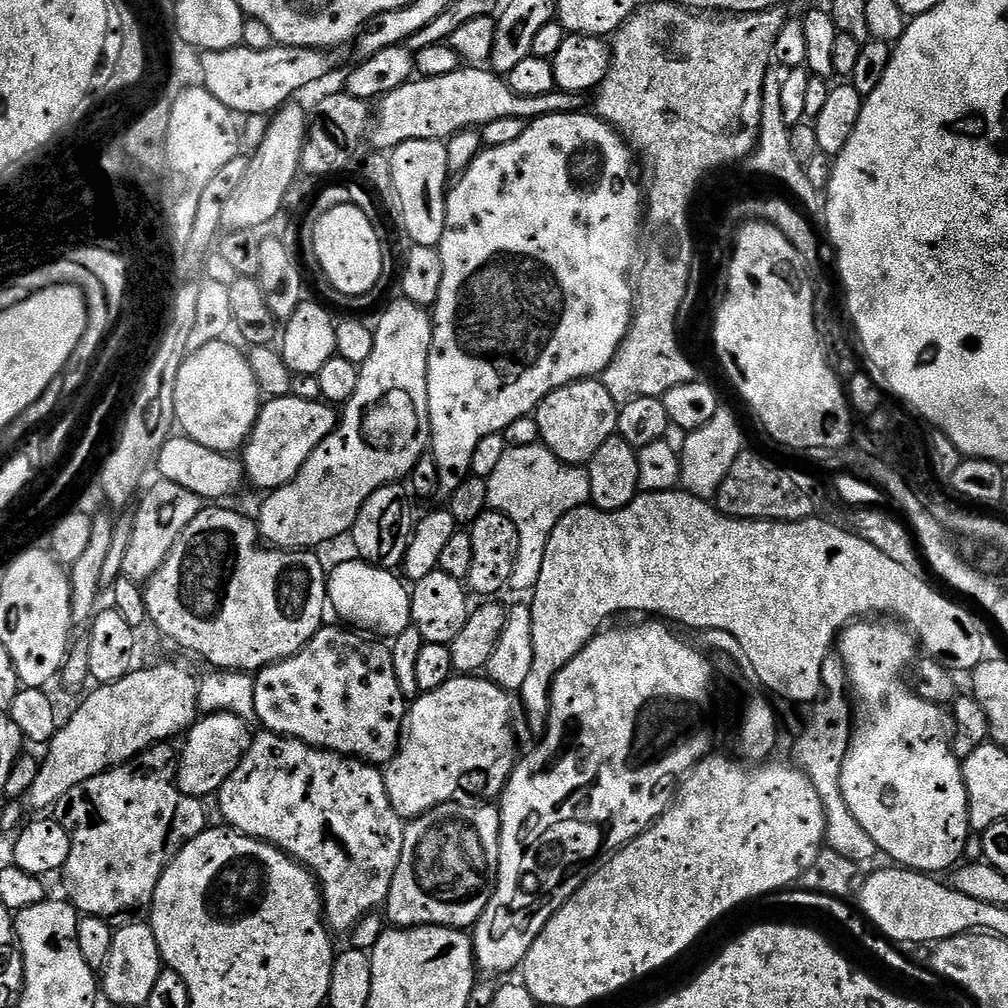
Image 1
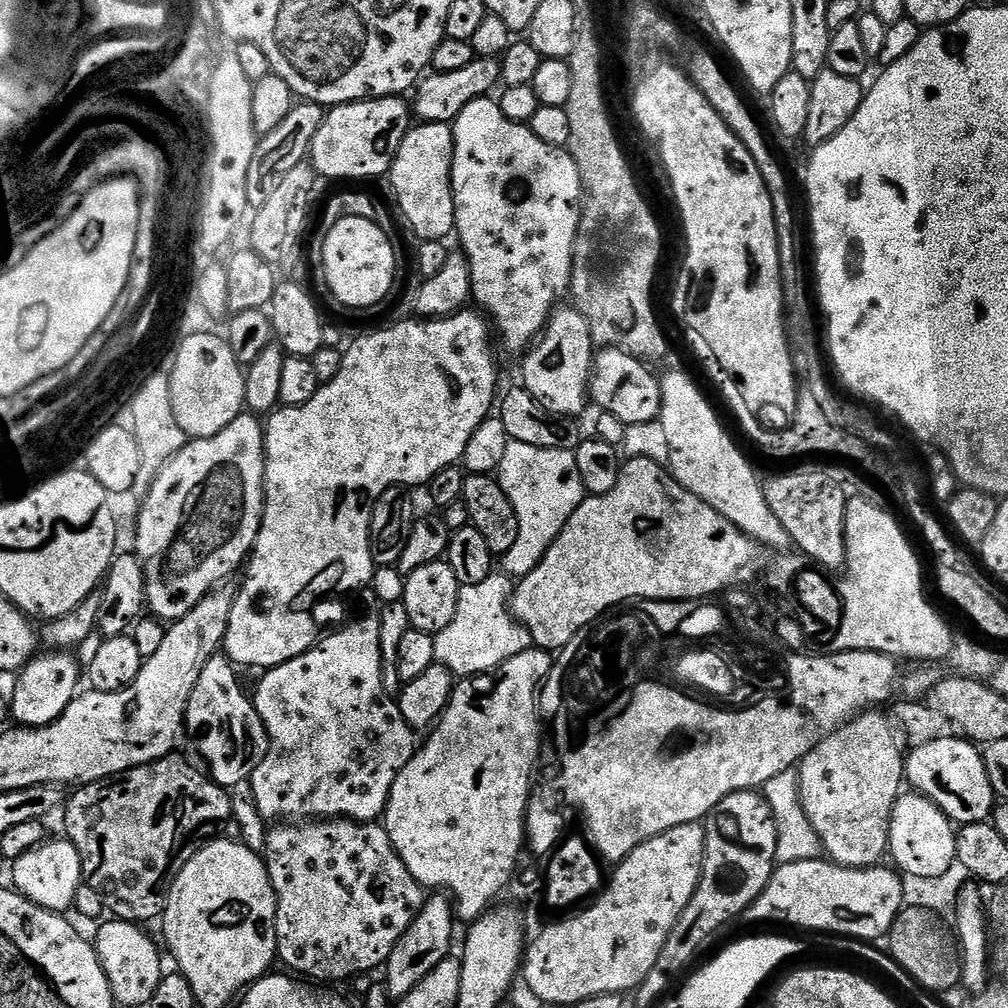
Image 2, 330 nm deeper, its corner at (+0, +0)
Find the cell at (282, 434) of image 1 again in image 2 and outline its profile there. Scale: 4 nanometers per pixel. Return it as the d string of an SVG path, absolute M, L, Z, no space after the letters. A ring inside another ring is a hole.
M241 414L226 426L226 430L218 430L210 438L201 440L189 439L184 445L184 449L170 461L164 469L156 476L154 486L148 491L148 496L139 505L140 517L136 520L136 549L134 555L144 567L144 599L146 608L155 619L161 622L171 622L180 620L202 598L206 598L214 591L217 591L225 583L227 576L232 576L236 572L236 567L243 565L249 559L250 553L256 547L256 536L260 533L260 519L264 517L264 434L266 428L261 417L256 414Z

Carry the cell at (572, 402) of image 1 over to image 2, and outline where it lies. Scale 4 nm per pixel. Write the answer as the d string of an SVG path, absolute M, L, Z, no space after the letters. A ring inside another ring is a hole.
M575 306L562 308L563 307L553 311L551 318L548 320L547 328L544 329L539 339L527 349L526 355L523 357L525 360L522 387L525 388L539 404L546 406L546 410L550 410L559 416L580 418L580 415L584 412L584 407L589 407L590 404L594 345L592 343L592 335L590 334L590 326L586 322L584 315L581 314Z

